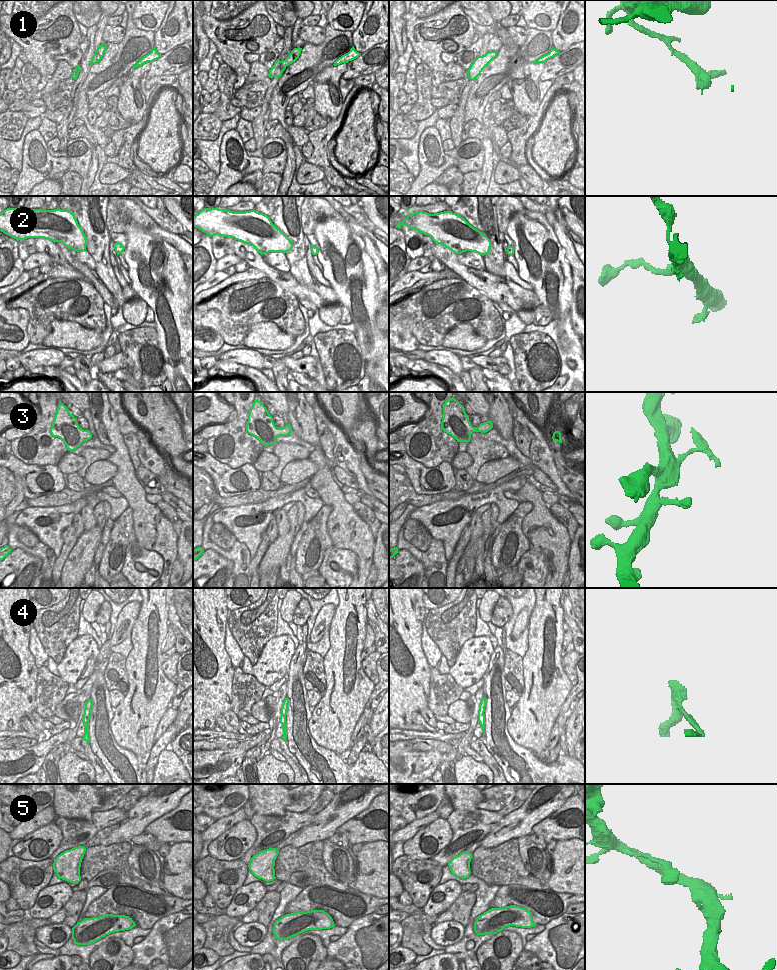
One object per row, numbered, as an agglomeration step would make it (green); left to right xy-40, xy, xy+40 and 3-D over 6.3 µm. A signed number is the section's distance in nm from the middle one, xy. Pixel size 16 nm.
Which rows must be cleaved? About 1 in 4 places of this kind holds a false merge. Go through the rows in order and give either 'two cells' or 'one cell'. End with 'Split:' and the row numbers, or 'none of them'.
1: one cell
2: one cell
3: two cells
4: one cell
5: one cell
Split: 3

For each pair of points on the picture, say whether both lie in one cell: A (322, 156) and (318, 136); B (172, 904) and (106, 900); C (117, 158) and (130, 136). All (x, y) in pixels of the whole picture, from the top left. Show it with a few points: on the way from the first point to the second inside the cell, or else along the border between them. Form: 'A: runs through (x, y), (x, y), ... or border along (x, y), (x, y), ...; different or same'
A: runs through (321, 151), (321, 141); same
B: runs through (156, 906), (153, 909), (136, 909), (122, 905); same
C: runs through (122, 153), (126, 141); same

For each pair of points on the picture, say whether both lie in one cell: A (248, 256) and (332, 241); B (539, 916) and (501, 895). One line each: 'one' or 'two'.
A: two
B: one

